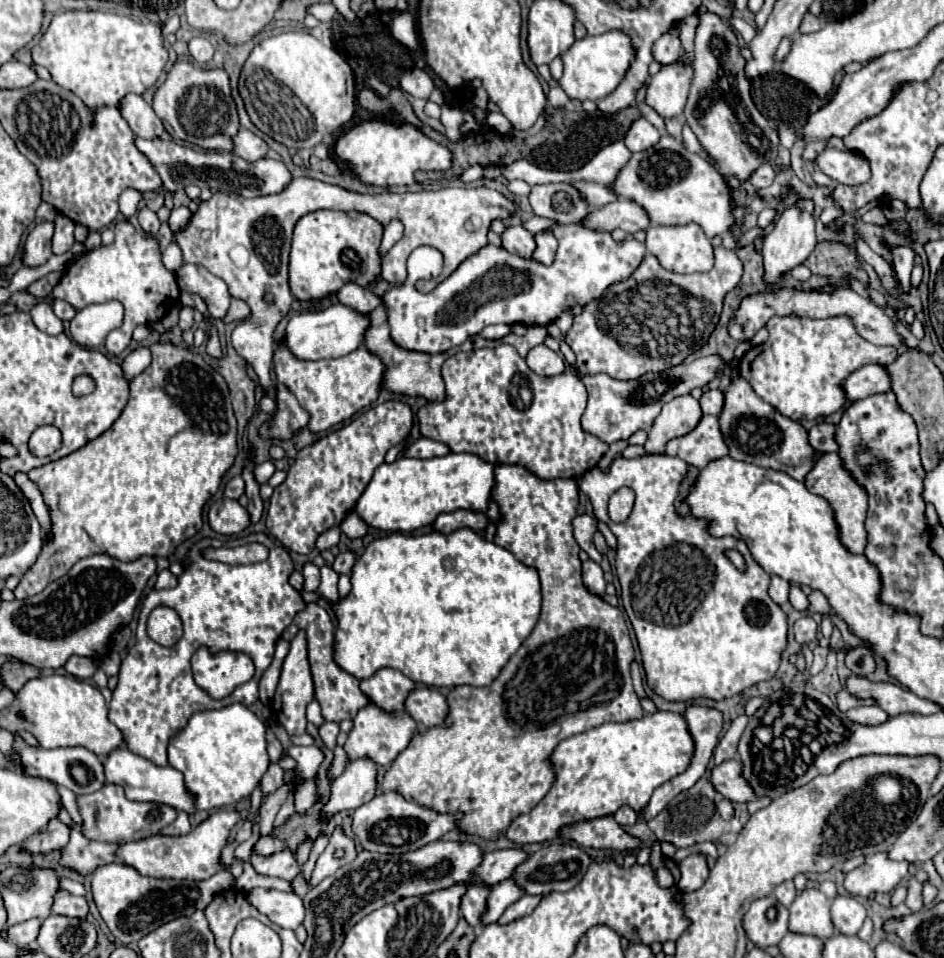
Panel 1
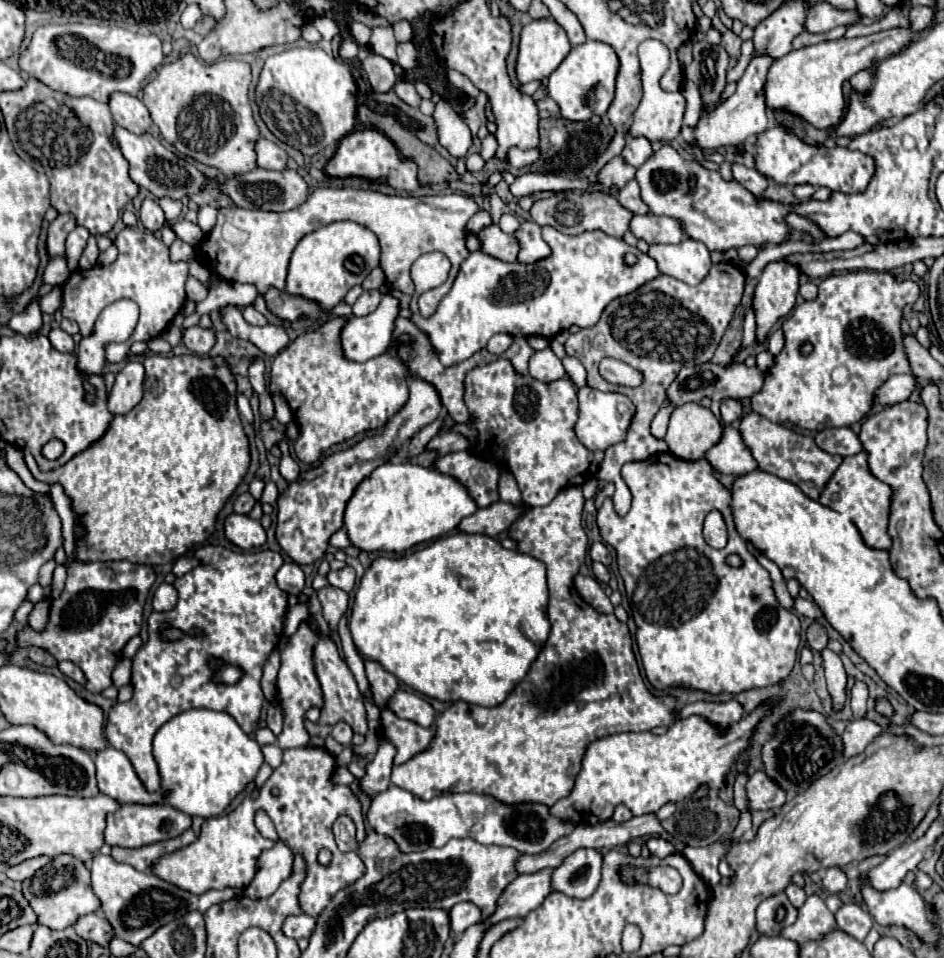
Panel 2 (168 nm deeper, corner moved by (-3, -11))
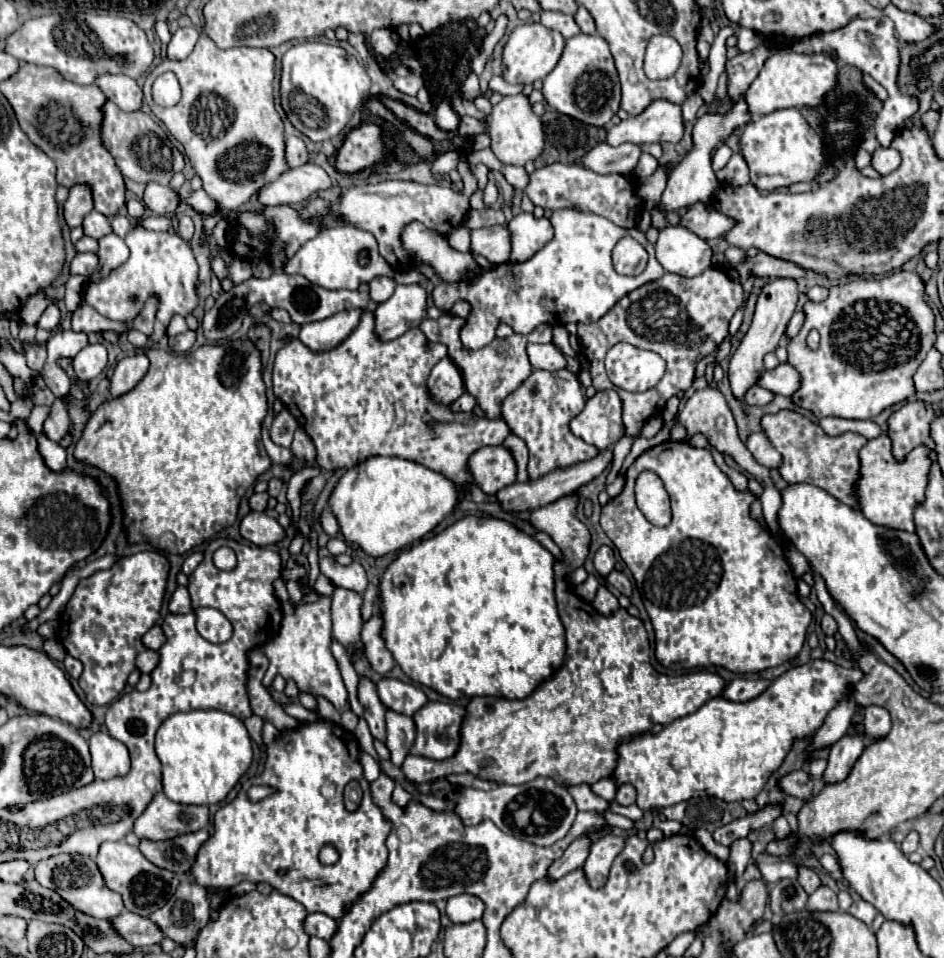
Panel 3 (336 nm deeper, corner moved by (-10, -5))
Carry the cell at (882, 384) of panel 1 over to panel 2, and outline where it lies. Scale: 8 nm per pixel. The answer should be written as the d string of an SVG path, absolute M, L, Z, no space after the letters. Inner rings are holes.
M912 374L890 376L880 388L876 388L874 400L876 400L876 404L882 404L882 406L894 406L898 402L908 400L912 390L914 390L914 376Z

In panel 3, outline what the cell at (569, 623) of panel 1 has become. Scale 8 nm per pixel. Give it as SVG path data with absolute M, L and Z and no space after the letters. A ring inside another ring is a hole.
M569 494L549 506L543 506L531 512L531 524L537 530L547 532L565 554L565 562L555 564L557 608L559 608L561 622L565 626L565 636L567 636L565 664L559 668L559 672L551 680L545 680L531 696L523 700L509 700L499 696L471 698L471 702L467 704L469 714L461 728L461 746L453 758L443 762L413 756L413 754L405 758L401 768L407 780L411 780L413 784L433 782L453 772L457 774L471 772L485 780L497 780L505 784L523 784L523 782L535 780L537 776L551 776L561 786L583 784L583 782L595 784L597 780L611 776L611 772L615 770L619 760L619 754L617 754L619 744L631 740L633 736L649 732L653 724L669 724L681 716L693 714L707 700L721 696L725 688L725 680L715 672L701 670L701 672L691 672L681 676L659 674L651 666L651 656L649 656L651 646L649 646L649 638L643 628L643 622L639 618L633 618L625 608L621 608L613 616L603 616L589 602L581 600L573 590L569 590L563 576L583 566L589 552L589 542L591 542L589 530L575 516L575 508L577 508L577 496Z

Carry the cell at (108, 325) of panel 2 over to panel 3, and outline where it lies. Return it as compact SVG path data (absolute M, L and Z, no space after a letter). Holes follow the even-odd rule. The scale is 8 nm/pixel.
M89 344L71 360L71 366L81 382L91 380L107 366L107 348L103 344Z

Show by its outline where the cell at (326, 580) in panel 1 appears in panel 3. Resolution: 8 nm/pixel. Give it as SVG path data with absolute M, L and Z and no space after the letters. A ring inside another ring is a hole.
M335 588L333 594L333 638L347 650L351 658L365 658L361 644L361 604L363 598L357 592Z

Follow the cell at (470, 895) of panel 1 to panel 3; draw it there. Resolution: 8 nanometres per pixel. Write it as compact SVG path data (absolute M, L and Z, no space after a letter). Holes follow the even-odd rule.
M457 894L447 900L447 916L455 924L465 924L471 920L479 920L483 916L483 902L471 894Z

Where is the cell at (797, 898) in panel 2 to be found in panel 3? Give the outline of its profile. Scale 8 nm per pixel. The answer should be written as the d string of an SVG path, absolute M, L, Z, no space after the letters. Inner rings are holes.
M799 866L797 872L799 872L799 884L805 888L807 894L813 894L813 892L821 886L819 876L817 876L811 868L807 868L807 866Z

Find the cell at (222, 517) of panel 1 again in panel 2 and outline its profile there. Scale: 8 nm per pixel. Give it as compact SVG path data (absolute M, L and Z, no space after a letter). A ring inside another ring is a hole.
M230 514L224 520L224 536L242 550L260 548L266 542L266 532L258 520L244 514Z

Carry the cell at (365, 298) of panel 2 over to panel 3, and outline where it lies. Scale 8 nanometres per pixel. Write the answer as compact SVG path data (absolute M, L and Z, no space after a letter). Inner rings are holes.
M379 276L379 278L373 278L369 286L371 286L371 300L385 302L395 290L395 280L389 276Z

